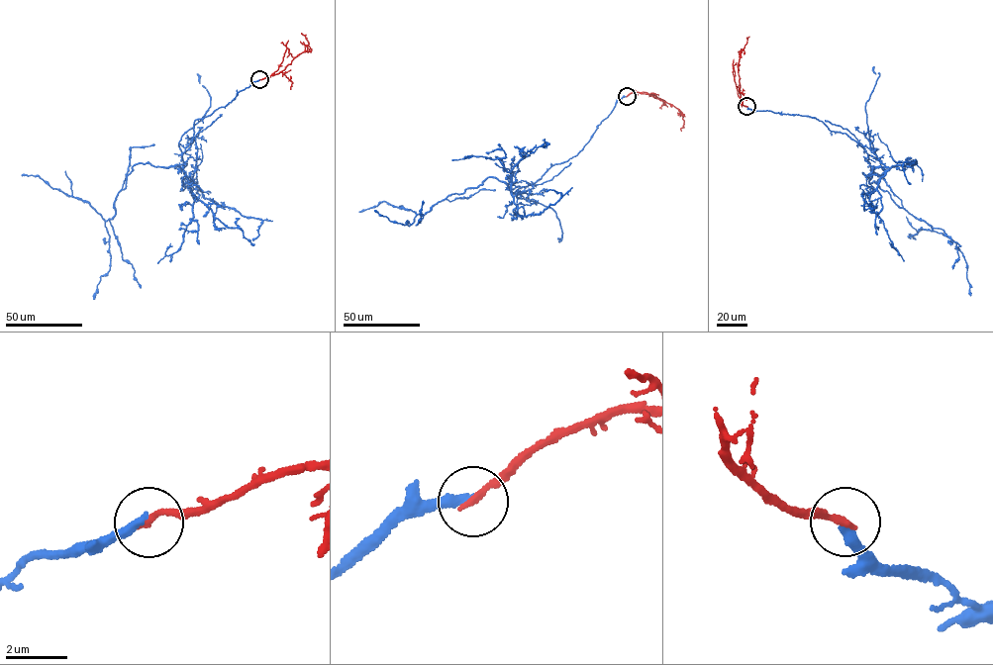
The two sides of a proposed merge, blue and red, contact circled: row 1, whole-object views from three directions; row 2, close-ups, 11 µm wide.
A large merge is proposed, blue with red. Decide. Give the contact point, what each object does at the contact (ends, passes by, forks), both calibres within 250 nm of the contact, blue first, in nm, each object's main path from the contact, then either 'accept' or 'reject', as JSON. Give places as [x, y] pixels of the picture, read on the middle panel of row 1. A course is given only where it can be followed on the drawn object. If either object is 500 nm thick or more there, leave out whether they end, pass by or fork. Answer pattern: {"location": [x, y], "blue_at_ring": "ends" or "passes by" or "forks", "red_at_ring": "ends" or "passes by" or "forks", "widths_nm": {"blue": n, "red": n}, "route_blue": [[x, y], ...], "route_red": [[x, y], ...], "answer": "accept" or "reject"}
{"location": [627, 96], "blue_at_ring": "ends", "red_at_ring": "ends", "widths_nm": {"blue": 280, "red": 220}, "route_blue": [[626, 96], [577, 154], [513, 193], [490, 177], [446, 196], [424, 214], [384, 201], [359, 212]], "route_red": [[626, 96], [640, 92], [672, 104], [684, 121], [681, 131]], "answer": "reject"}

